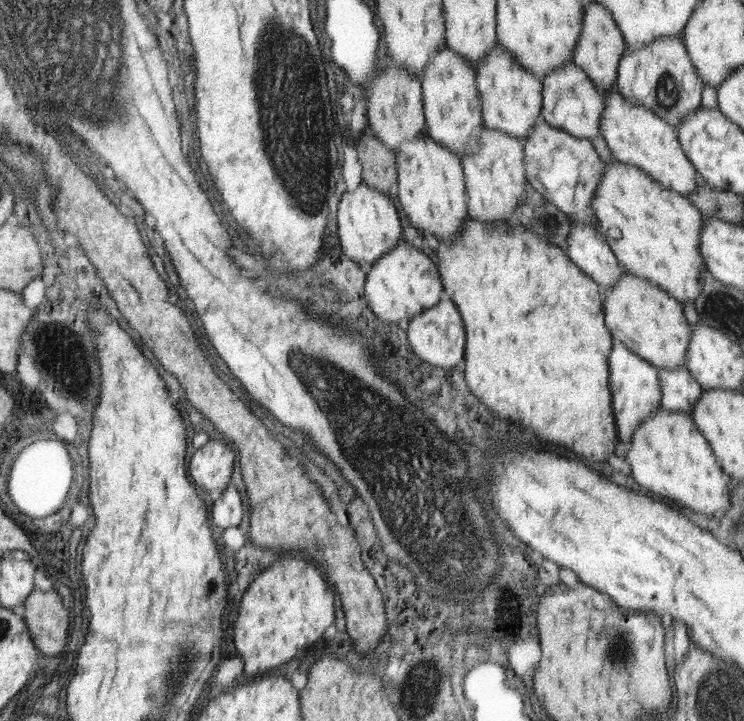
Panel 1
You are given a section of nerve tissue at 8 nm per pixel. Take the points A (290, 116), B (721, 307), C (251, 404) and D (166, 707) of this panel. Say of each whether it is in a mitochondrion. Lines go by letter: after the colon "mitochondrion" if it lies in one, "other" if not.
A: mitochondrion
B: mitochondrion
C: other
D: mitochondrion

